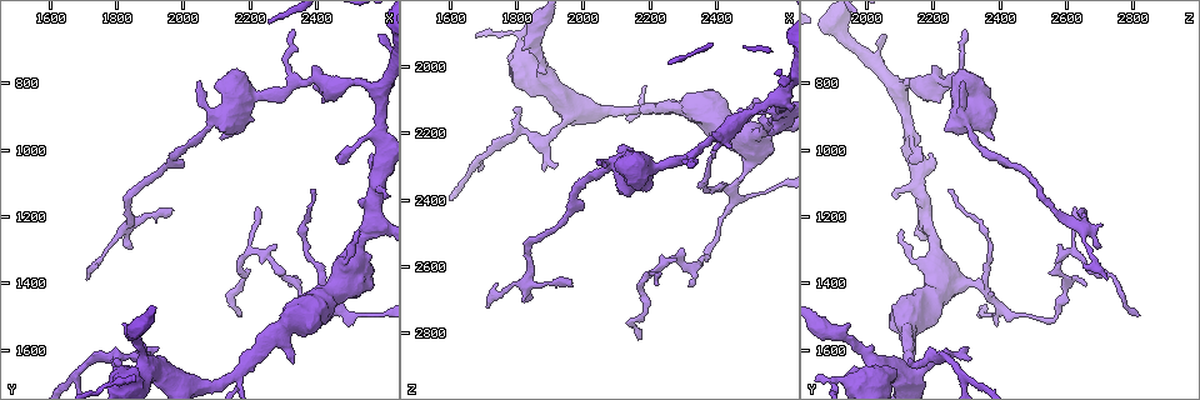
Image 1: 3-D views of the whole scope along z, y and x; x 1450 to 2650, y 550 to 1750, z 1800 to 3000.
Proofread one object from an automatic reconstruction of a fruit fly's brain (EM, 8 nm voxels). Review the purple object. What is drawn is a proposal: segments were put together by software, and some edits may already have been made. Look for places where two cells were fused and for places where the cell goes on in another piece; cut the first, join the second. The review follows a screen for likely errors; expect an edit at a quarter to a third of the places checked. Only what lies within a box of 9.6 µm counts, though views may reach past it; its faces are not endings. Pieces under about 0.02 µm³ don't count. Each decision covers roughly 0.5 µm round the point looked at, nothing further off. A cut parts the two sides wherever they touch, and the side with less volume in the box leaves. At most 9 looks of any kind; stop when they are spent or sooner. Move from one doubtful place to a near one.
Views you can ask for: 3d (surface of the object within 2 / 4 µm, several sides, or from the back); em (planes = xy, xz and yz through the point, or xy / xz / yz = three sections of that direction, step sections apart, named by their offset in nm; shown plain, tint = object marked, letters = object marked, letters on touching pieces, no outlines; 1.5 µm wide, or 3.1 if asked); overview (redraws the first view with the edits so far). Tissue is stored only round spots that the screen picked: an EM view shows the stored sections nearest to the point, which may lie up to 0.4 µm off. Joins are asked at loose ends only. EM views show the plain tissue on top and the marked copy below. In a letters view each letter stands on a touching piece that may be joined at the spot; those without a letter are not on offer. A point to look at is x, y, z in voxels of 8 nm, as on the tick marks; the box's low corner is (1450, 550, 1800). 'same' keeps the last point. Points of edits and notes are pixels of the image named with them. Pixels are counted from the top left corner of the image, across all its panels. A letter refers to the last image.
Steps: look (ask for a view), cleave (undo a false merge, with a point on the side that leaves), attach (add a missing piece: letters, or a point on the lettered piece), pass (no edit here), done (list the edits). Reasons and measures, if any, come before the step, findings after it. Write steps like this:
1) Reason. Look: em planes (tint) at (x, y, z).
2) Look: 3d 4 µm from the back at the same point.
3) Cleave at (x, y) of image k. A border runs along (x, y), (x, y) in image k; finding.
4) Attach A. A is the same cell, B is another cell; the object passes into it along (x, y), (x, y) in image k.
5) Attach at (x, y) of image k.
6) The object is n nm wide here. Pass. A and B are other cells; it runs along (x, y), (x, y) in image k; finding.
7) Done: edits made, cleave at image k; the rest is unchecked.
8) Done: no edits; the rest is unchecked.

Look: 3d 2 µm at (1710, 1380, 2730).

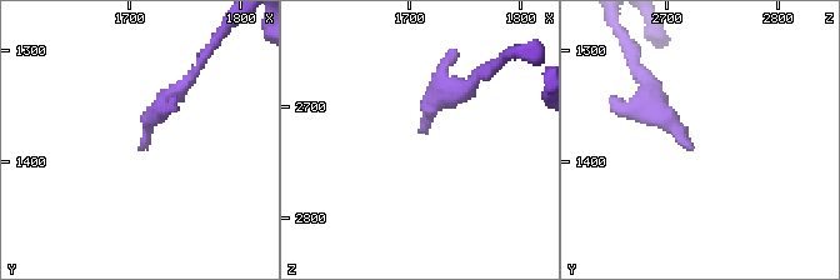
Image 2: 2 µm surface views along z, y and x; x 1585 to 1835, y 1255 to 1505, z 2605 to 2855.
Look: em xy step 8 (letters) at (1710, 1386, 2720).

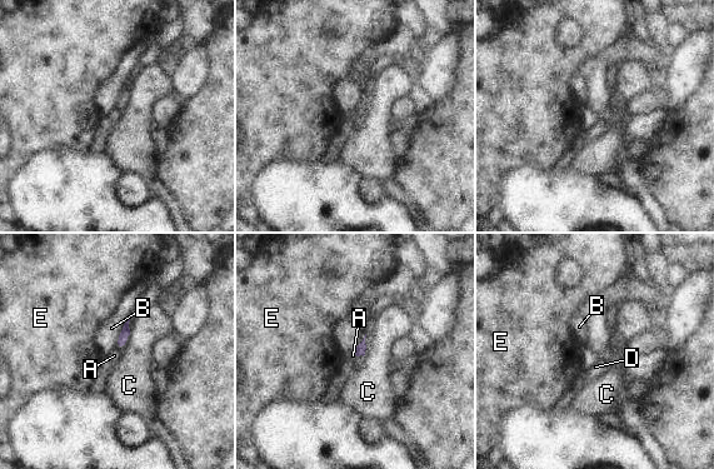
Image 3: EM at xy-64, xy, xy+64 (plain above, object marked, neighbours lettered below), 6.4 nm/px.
Attach at (358, 360) of image 3. D is the same cell, A, B, C and E are other cells; the object passes into it along (360, 349), (359, 355), (358, 360) in image 3; it goes on there.

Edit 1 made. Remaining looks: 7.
Tapers out. Look: em planes (tint) at (2310, 1400, 2660).

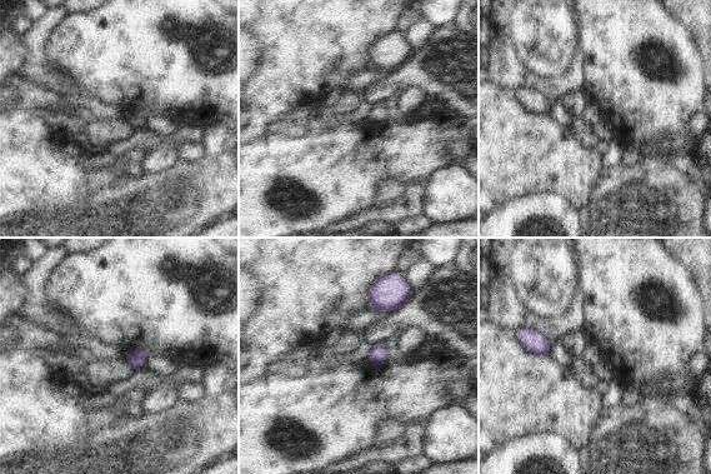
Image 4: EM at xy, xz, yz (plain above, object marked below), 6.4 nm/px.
See the neighbours. Look: em planes (letters) at the same point.

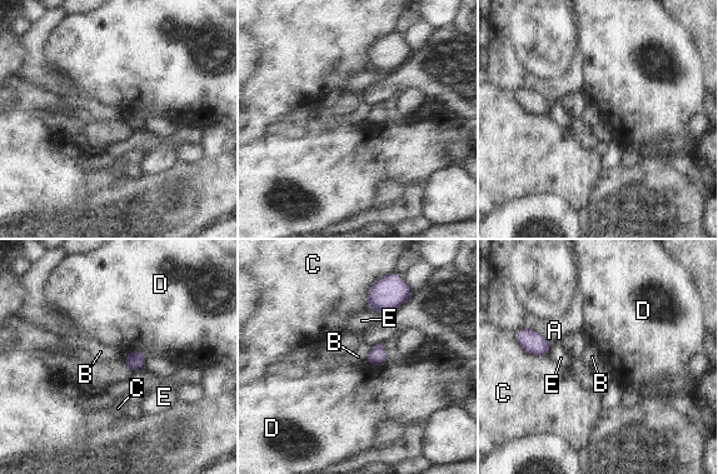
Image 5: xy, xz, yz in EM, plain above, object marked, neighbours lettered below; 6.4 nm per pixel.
The longest contact is with A, 200 nm. Pass. A, B, C, D and E are other cells; a border runs along (128, 353), (141, 350), (146, 357) in image 5; no lettered piece goes on from it.

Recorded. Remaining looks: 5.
An open end. Look: 3d 4 µm at (2590, 650, 2040).

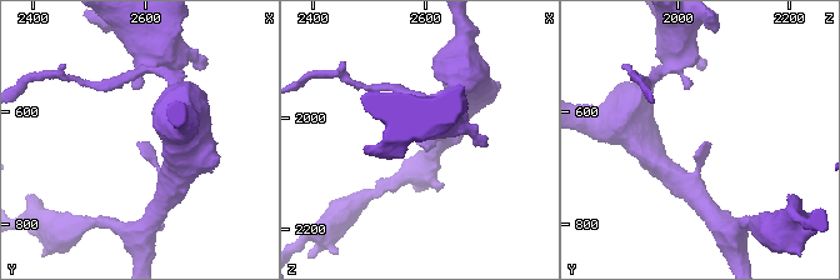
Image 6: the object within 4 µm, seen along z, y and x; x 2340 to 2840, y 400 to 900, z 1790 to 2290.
Need the tissue. Look: em planes (letters) at (2590, 655, 2040).

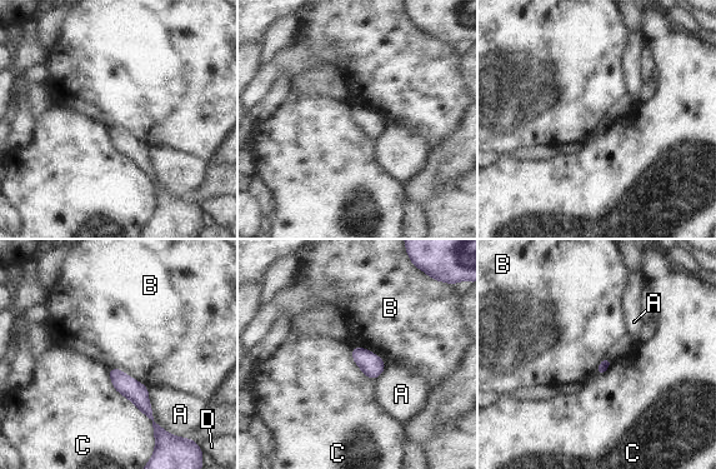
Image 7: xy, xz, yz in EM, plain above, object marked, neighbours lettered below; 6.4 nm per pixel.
The longest contact is with C, 500 nm. Pass. A, B, C and D are other cells; no lettered piece goes on from it.

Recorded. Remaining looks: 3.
Done: edits made, attach at image 3; the rest is unchecked.

